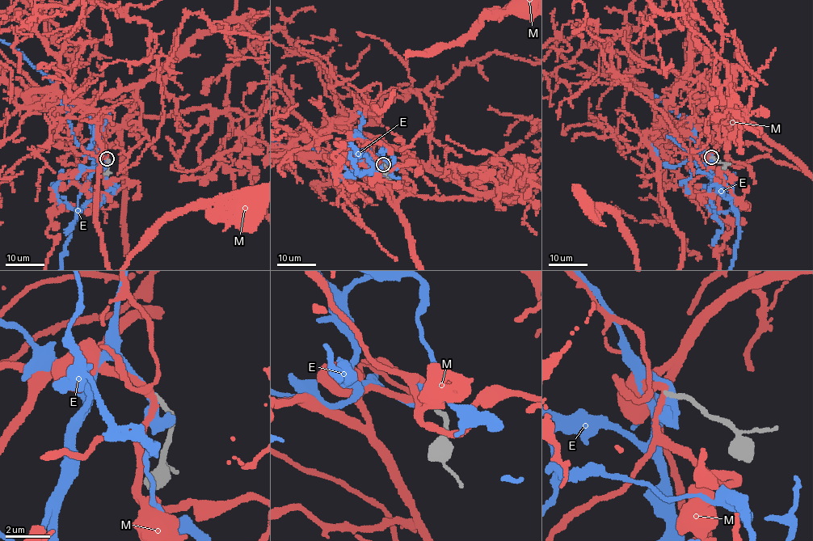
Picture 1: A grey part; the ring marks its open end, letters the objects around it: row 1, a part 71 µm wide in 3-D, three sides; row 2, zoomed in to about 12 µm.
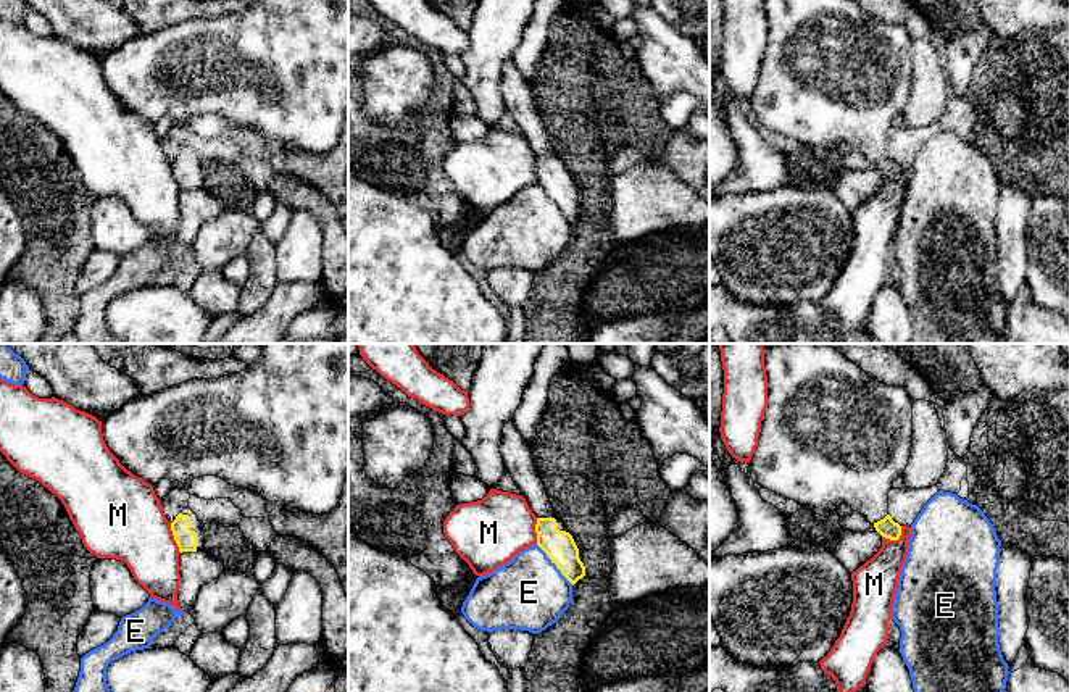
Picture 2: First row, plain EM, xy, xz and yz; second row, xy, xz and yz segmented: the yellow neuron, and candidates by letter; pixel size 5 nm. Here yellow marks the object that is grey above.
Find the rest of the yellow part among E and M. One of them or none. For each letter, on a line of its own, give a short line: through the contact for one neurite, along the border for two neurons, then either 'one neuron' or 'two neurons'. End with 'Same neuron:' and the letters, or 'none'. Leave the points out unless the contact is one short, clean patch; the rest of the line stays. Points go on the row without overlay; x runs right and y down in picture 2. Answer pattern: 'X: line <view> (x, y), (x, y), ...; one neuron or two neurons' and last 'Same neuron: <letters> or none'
E: line xz (536, 183), (573, 223); two neurons
M: line xy (170, 162), (173, 178), (181, 191); two neurons
Same neuron: none

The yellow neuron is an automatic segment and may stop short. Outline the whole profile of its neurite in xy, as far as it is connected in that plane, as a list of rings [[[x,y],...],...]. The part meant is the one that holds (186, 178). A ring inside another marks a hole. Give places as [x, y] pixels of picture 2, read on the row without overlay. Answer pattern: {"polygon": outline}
{"polygon": [[[184,147],[171,161],[179,190],[205,190],[205,163],[190,148]]]}

